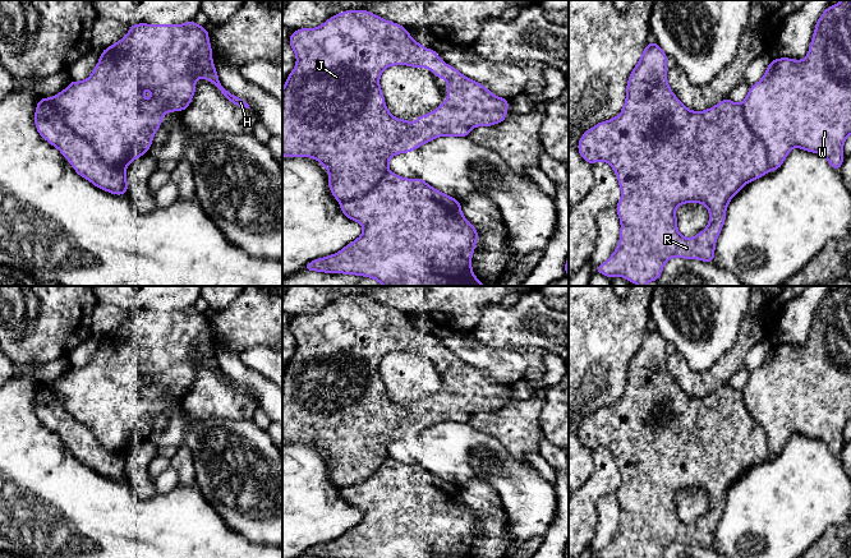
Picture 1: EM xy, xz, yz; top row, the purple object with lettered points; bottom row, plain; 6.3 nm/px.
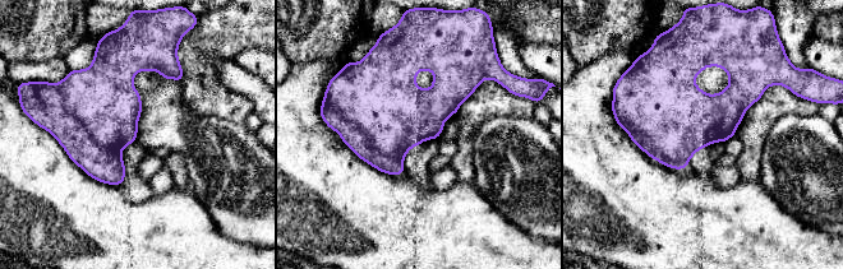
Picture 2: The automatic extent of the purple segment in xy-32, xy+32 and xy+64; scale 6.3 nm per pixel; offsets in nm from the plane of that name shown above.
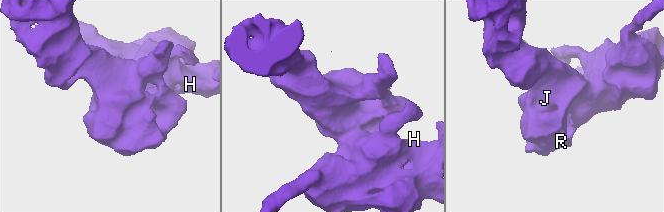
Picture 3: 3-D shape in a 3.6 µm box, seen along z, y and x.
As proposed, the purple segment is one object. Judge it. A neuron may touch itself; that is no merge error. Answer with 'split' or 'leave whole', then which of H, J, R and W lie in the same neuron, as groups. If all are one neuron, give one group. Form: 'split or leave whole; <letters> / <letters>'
split; H W / J R

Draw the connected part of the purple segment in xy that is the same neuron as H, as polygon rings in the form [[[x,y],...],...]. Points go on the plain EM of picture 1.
[[[194,306],[183,310],[130,310],[130,317],[116,329],[101,338],[92,360],[80,368],[72,366],[60,379],[51,383],[52,392],[64,409],[75,420],[88,426],[97,443],[105,451],[126,455],[129,449],[146,441],[153,421],[162,410],[162,401],[171,397],[185,397],[196,379],[196,366],[211,366],[221,381],[233,391],[250,395],[240,383],[231,381],[218,366],[212,346],[208,315]]]

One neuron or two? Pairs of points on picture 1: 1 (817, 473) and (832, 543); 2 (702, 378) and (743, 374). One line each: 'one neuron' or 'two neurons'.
1: two neurons
2: two neurons

